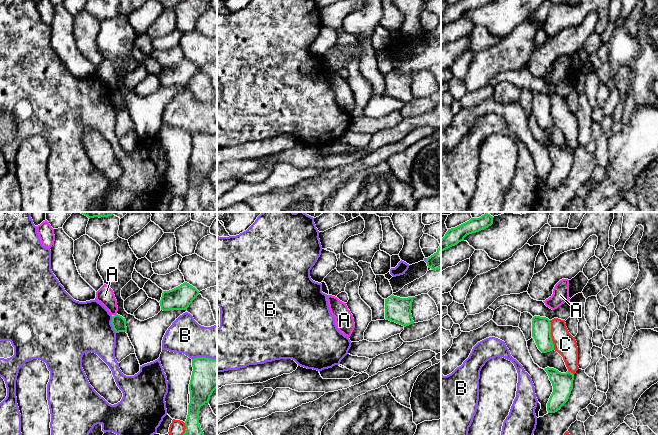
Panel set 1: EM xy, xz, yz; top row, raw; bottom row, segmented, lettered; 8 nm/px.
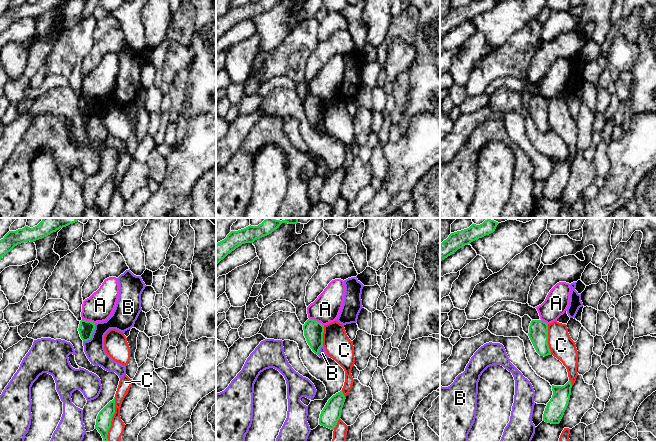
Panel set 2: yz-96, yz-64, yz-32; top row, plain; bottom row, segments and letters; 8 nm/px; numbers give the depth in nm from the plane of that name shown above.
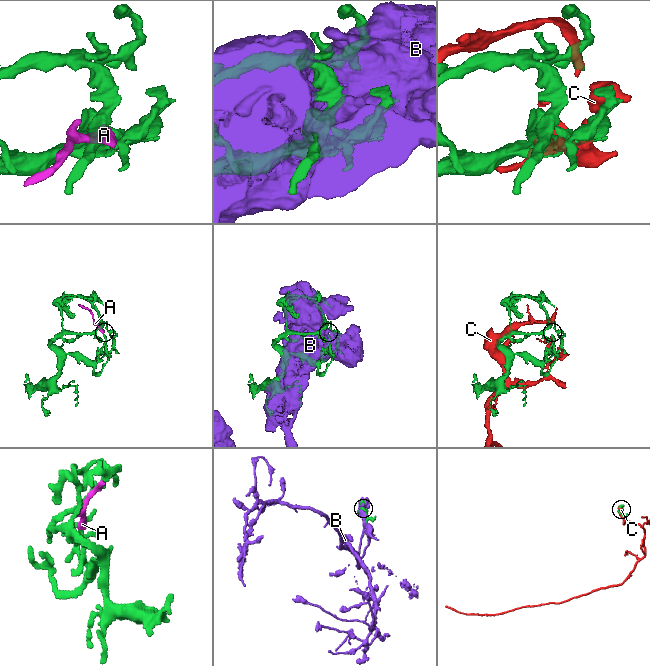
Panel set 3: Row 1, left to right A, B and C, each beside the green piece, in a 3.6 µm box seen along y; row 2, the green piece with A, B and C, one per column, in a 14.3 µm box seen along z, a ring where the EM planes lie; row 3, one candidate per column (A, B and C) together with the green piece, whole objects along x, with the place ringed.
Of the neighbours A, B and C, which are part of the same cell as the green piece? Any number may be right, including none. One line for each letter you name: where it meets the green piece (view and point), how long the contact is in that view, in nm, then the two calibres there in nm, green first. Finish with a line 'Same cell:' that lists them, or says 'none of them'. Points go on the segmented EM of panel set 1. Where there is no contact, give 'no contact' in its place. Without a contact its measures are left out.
Same cell: none of them

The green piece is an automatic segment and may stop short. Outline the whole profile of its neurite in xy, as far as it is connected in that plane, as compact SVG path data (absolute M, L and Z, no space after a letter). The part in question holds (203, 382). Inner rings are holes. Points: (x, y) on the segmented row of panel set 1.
M197 357L192 359L192 367L190 403L183 435L204 435L199 424L199 410L205 403L209 403L210 396L217 388L217 360Z

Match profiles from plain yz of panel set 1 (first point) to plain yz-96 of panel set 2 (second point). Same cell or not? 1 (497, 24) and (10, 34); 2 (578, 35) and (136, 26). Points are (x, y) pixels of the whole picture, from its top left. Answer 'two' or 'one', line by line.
1: two
2: two

